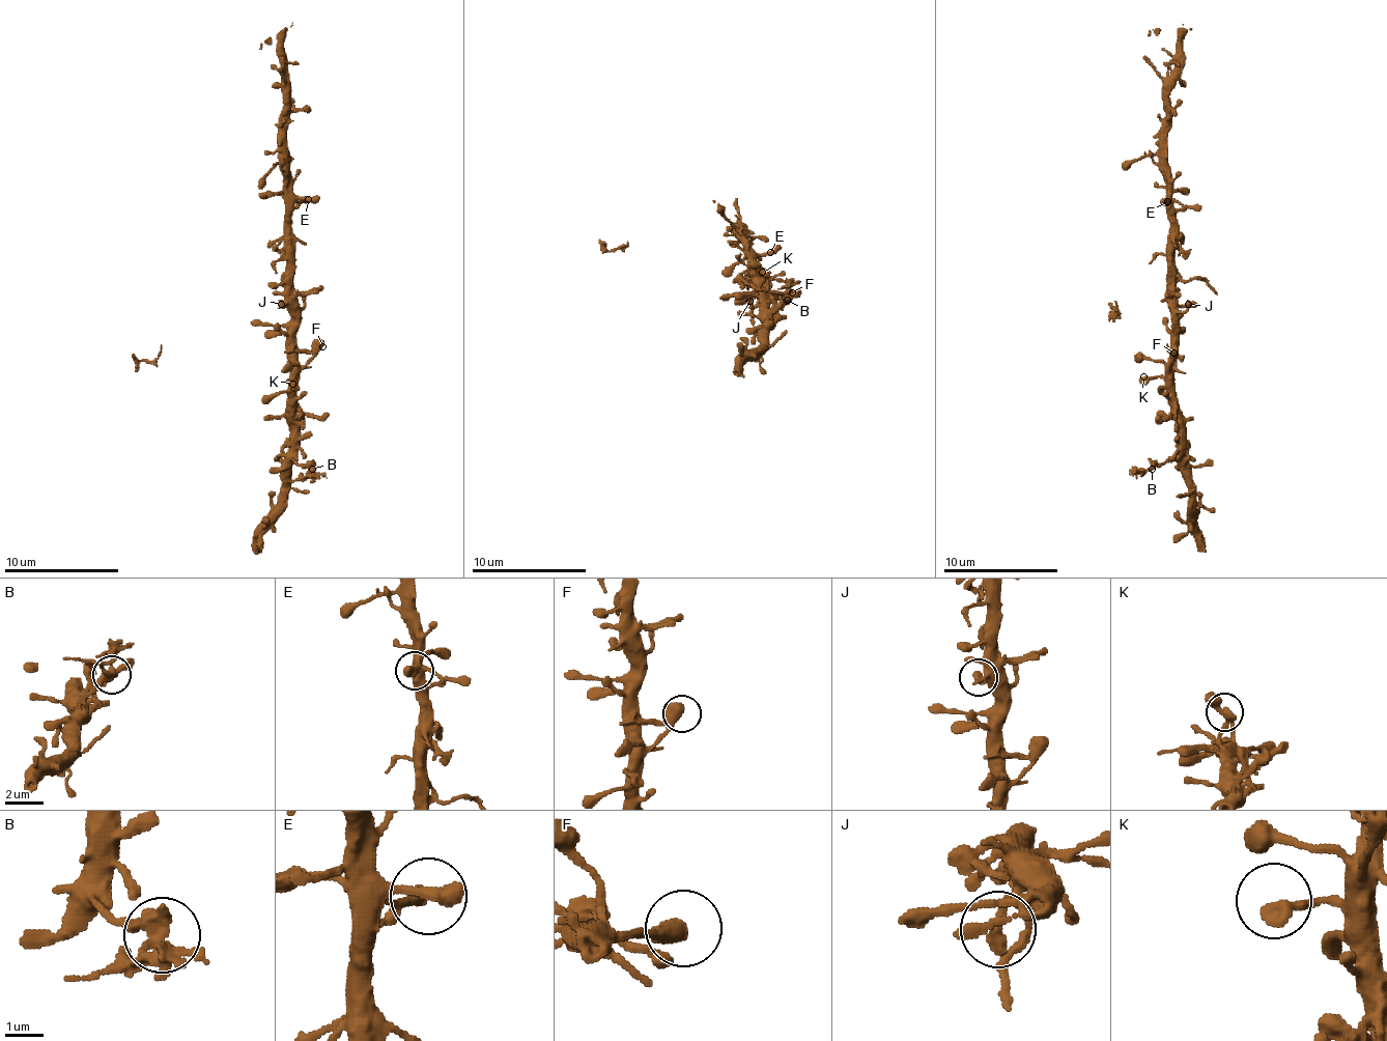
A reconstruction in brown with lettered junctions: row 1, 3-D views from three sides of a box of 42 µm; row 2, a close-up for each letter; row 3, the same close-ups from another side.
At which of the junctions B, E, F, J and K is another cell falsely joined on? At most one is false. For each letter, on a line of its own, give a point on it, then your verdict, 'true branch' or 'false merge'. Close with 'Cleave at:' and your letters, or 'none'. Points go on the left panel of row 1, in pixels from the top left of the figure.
B: at (312, 469); false merge
E: at (308, 199); true branch
F: at (322, 346); true branch
J: at (281, 304); true branch
K: at (292, 384); true branch
Cleave at: B

